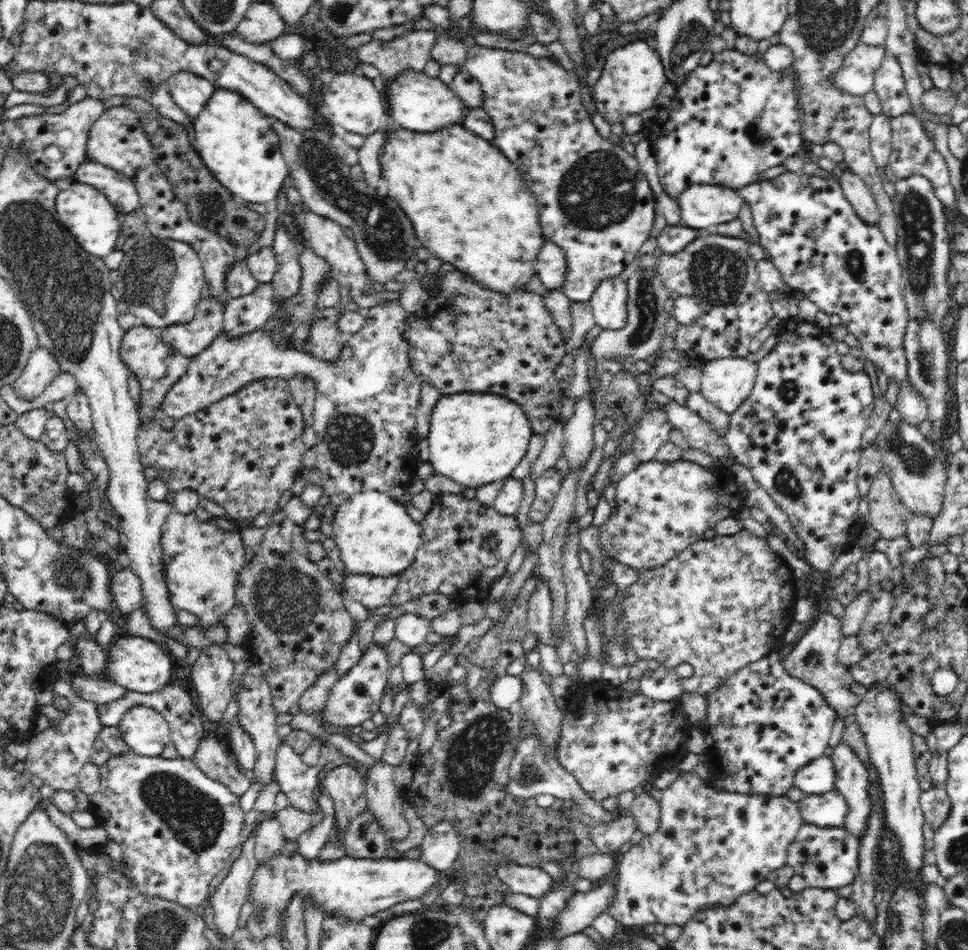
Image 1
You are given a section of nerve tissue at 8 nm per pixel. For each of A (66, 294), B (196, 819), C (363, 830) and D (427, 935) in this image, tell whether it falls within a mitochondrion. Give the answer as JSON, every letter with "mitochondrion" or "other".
{"A":"mitochondrion","B":"mitochondrion","C":"mitochondrion","D":"mitochondrion"}

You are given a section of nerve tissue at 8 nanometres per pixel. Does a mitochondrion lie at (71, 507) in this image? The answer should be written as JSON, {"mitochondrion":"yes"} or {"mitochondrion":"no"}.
{"mitochondrion":"no"}

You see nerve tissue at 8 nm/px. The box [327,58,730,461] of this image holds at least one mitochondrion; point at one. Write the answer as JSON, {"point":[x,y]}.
{"point":[598,192]}

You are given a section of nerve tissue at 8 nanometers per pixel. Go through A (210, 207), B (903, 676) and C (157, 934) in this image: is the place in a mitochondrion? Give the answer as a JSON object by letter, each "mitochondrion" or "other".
{"A":"mitochondrion","B":"other","C":"mitochondrion"}

